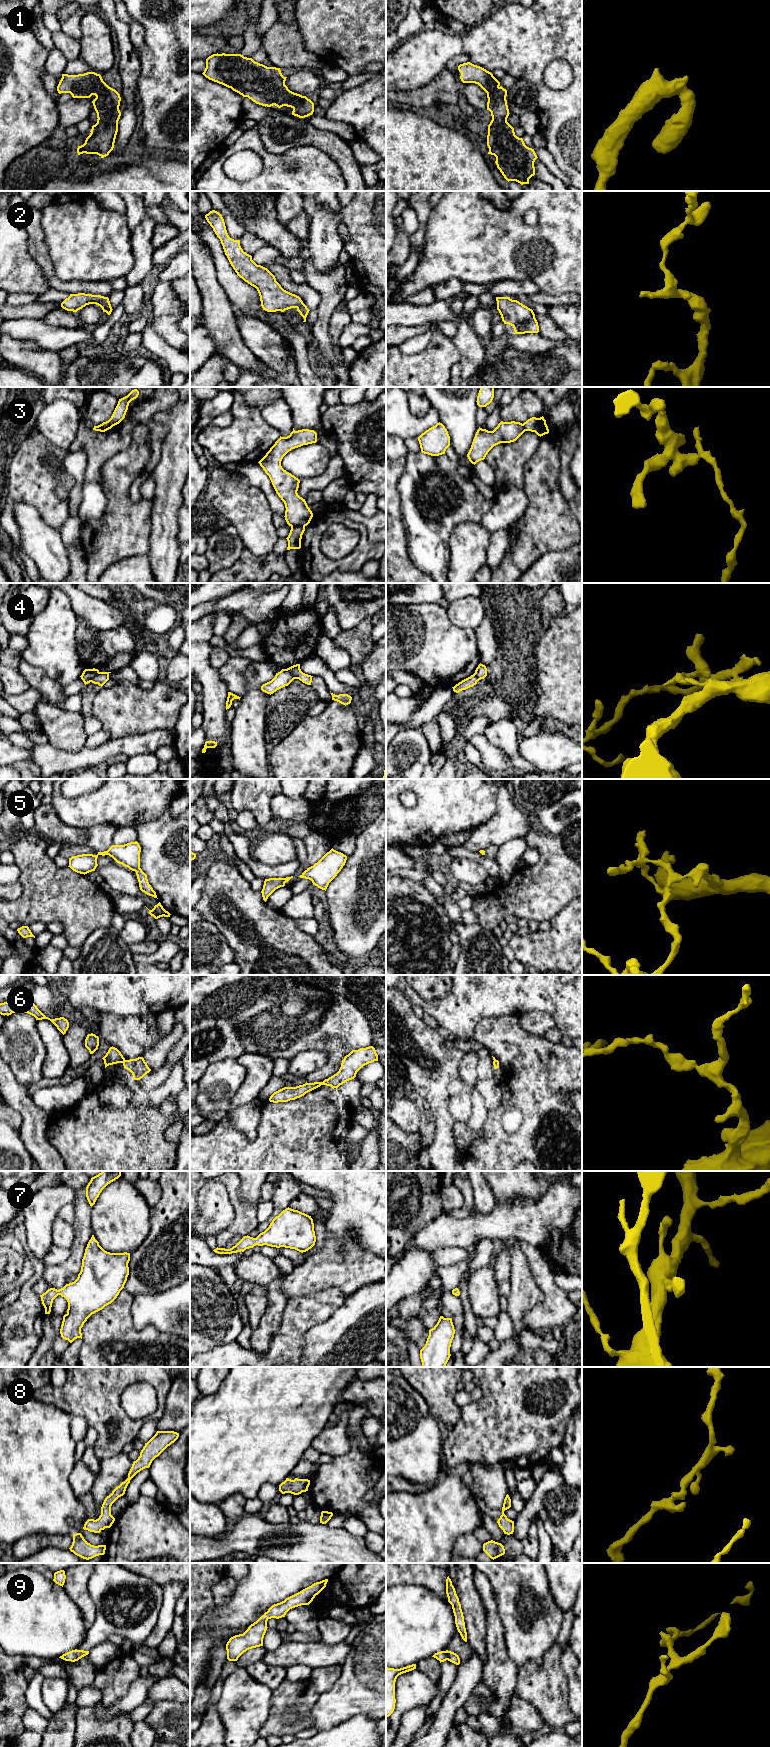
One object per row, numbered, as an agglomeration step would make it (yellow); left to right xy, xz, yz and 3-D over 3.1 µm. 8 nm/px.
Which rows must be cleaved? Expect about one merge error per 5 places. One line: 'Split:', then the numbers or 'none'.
Split: 3, 4, 6

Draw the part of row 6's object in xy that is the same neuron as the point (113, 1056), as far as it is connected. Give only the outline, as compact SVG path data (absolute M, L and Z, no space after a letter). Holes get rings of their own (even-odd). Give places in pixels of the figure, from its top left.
M113 1046L109 1048L108 1052L102 1059L104 1060L105 1068L109 1065L123 1063L125 1061L121 1052Z

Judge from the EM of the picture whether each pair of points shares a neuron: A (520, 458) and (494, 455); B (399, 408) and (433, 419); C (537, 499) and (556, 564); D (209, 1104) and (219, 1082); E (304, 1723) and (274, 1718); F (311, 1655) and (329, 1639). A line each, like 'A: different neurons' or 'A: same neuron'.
A: same neuron
B: same neuron
C: different neurons
D: same neuron
E: same neuron
F: different neurons

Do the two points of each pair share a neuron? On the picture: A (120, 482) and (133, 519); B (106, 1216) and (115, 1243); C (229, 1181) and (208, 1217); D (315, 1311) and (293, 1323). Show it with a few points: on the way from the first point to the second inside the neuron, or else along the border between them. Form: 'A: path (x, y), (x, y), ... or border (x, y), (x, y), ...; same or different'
A: path (120, 491), (120, 503), (127, 510); same
B: path (113, 1223), (115, 1225), (115, 1236); same
C: border (213, 1181), (222, 1183), (229, 1195); different
D: path (310, 1311), (305, 1311), (298, 1318); same

